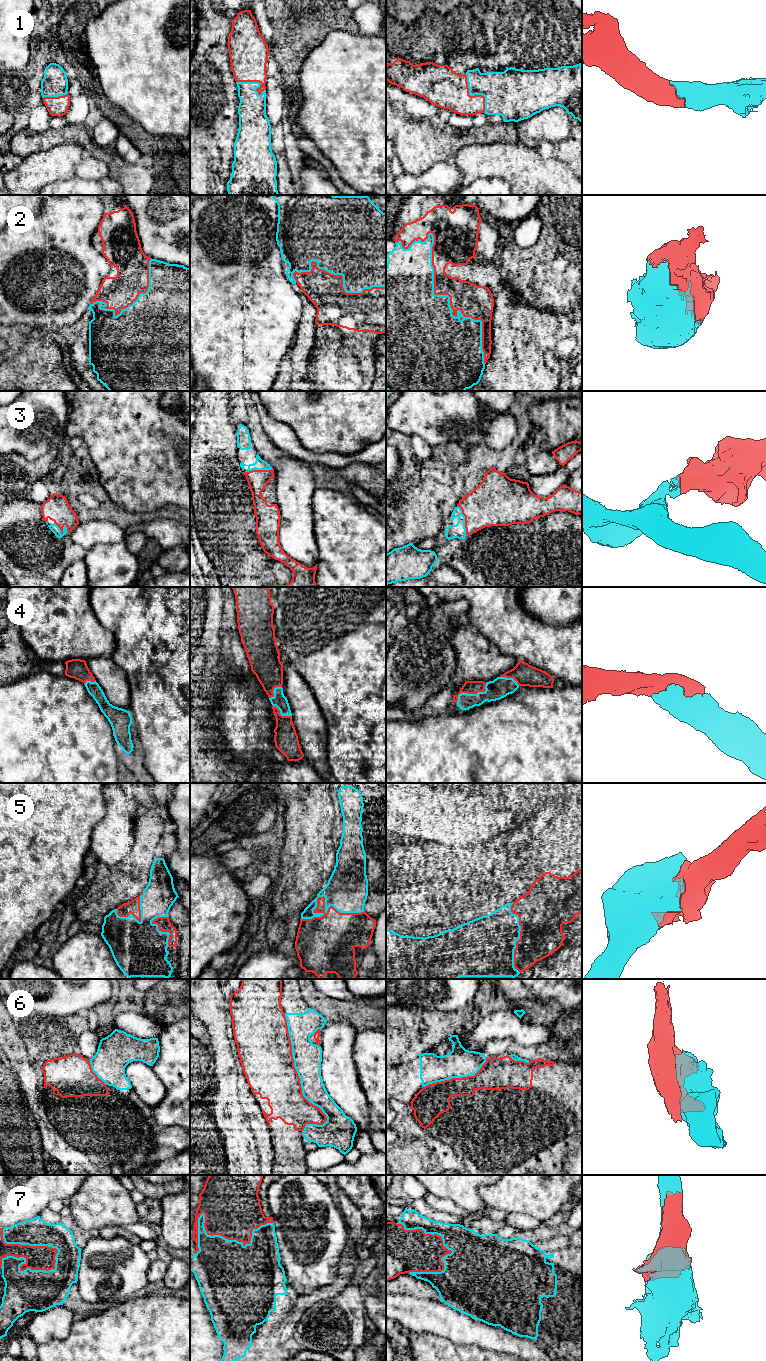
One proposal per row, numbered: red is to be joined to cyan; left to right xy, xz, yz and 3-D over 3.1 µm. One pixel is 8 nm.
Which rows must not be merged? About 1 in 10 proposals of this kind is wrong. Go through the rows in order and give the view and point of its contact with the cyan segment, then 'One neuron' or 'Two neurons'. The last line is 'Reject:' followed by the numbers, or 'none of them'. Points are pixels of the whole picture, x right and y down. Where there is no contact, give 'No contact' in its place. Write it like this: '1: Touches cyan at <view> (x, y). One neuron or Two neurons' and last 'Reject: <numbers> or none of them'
1: Touches cyan at yz (474, 94). One neuron
2: Touches cyan at yz (438, 295). One neuron
3: Touches cyan at yz (464, 520). One neuron
4: Touches cyan at yz (471, 694). One neuron
5: Touches cyan at xz (332, 905). One neuron
6: Touches cyan at xz (300, 1081). Two neurons
7: Touches cyan at xy (33, 1245). One neuron
Reject: 6

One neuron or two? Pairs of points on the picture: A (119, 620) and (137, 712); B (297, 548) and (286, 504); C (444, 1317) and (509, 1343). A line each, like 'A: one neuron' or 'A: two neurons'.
A: one neuron
B: one neuron
C: one neuron

